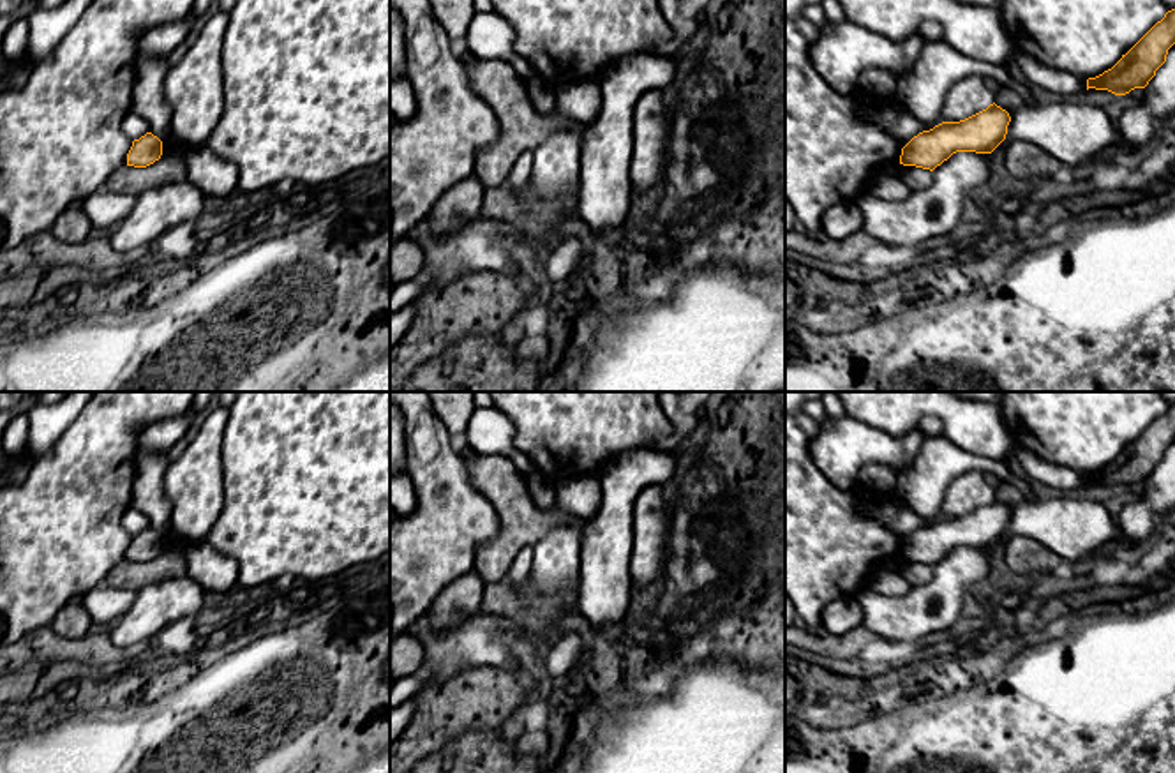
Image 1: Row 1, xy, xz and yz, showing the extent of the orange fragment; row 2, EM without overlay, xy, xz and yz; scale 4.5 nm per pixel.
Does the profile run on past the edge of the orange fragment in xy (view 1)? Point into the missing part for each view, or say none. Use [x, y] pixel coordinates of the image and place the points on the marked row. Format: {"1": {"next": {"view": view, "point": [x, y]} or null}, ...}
{"1": {"next": null}}

